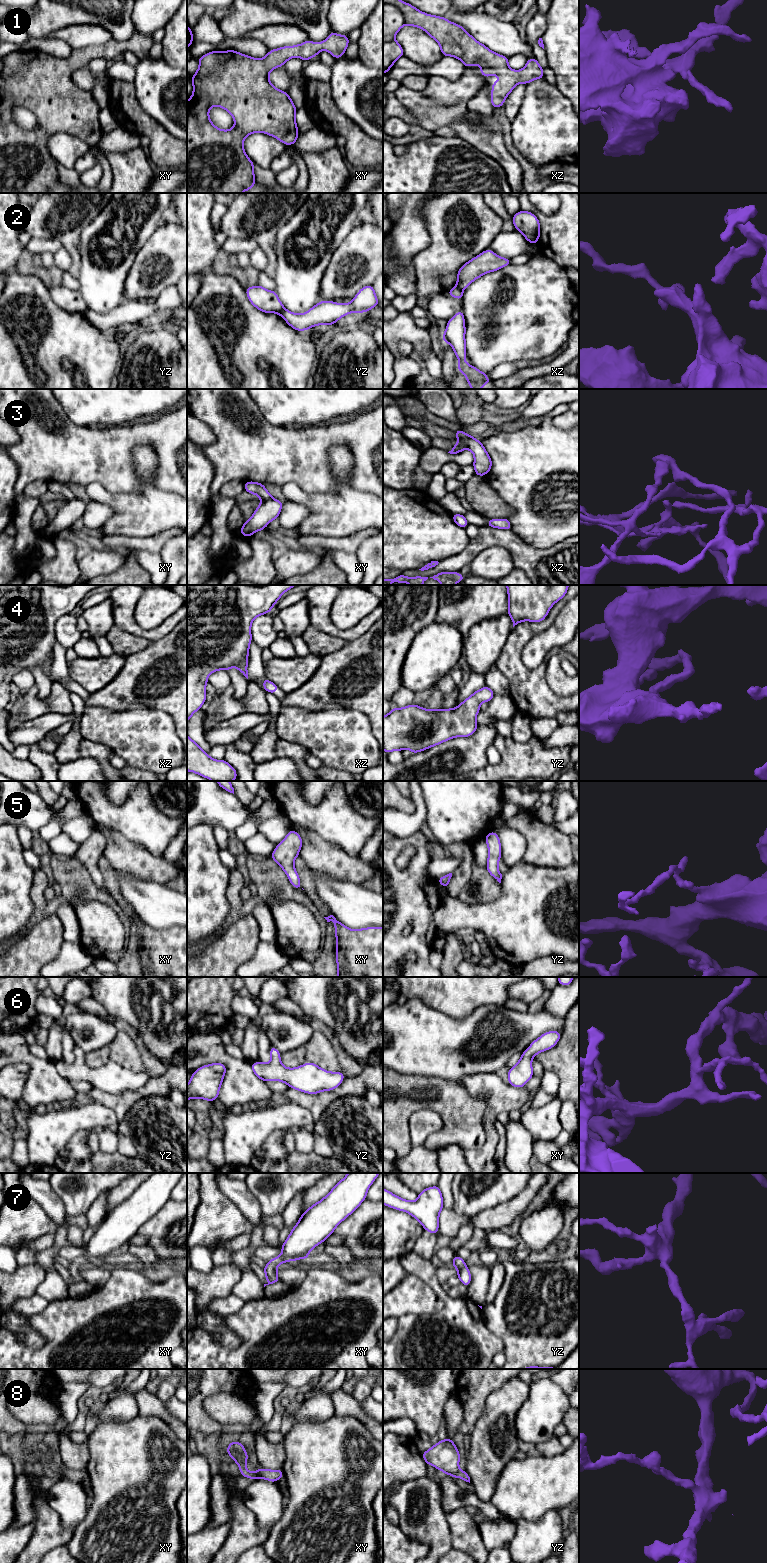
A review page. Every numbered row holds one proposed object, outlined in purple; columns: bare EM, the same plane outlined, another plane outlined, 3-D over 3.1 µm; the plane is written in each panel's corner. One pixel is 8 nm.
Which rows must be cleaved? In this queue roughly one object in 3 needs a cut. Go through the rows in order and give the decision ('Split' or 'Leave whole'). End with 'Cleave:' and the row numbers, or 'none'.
1: Leave whole
2: Split
3: Split
4: Leave whole
5: Leave whole
6: Leave whole
7: Leave whole
8: Leave whole
Cleave: 2, 3

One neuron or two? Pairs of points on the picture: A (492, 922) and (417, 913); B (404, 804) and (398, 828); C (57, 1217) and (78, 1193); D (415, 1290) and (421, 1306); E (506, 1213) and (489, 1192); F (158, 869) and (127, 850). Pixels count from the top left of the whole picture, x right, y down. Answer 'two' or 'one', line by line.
A: two
B: two
C: two
D: one
E: two
F: one

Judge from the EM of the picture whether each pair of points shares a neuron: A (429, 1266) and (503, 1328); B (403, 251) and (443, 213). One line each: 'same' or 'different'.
A: different
B: different

